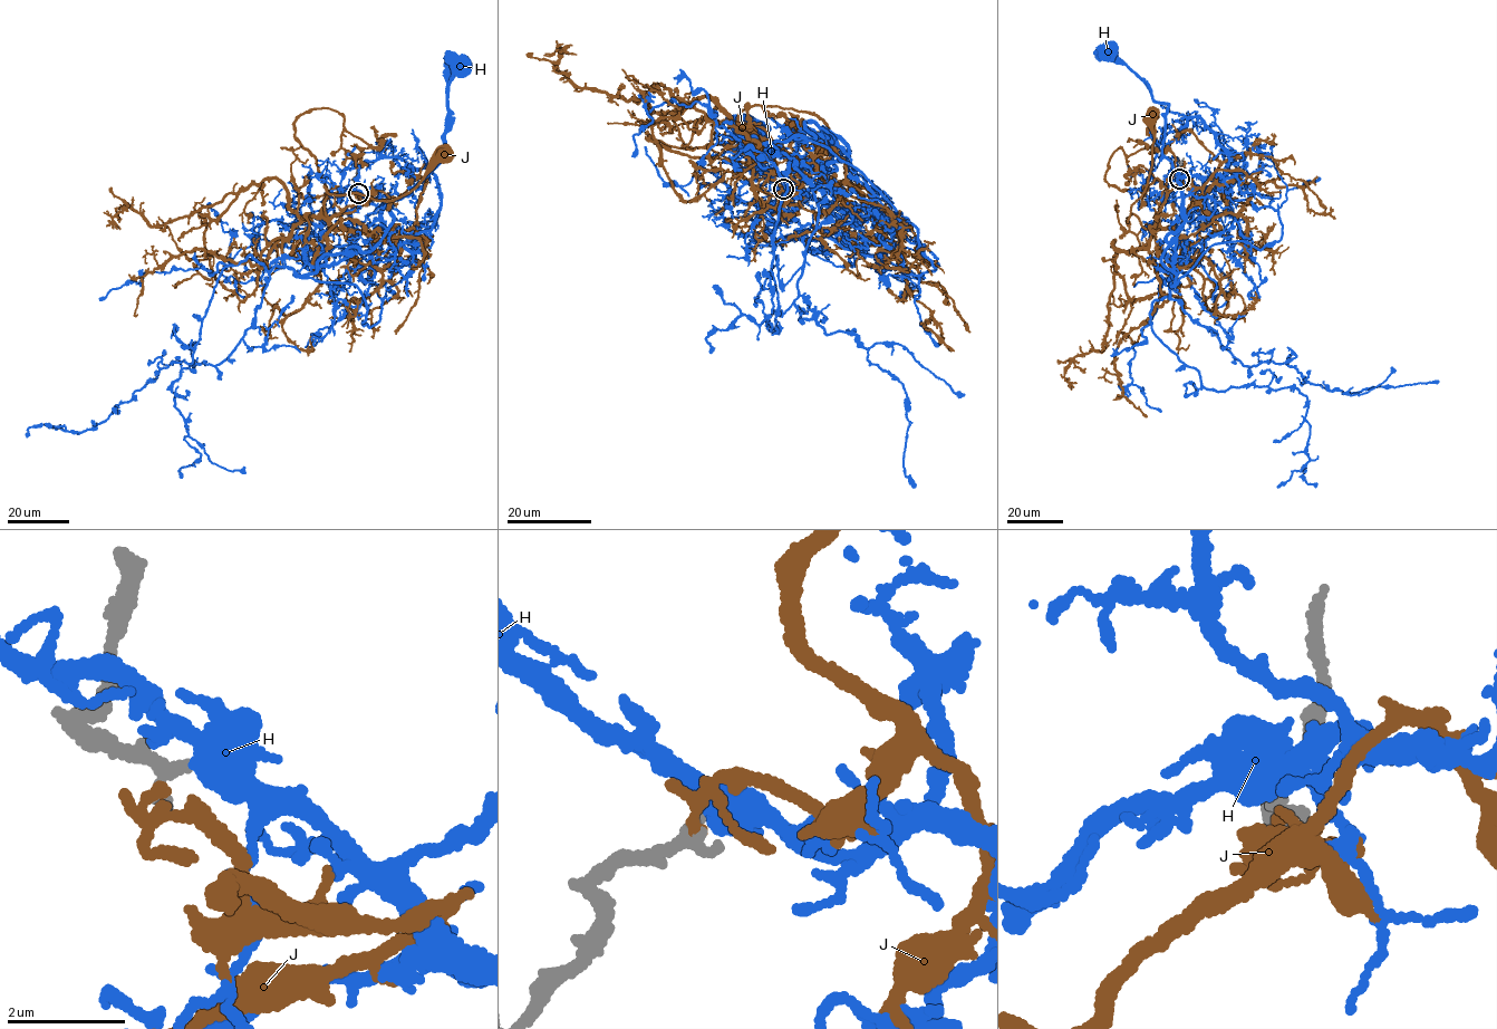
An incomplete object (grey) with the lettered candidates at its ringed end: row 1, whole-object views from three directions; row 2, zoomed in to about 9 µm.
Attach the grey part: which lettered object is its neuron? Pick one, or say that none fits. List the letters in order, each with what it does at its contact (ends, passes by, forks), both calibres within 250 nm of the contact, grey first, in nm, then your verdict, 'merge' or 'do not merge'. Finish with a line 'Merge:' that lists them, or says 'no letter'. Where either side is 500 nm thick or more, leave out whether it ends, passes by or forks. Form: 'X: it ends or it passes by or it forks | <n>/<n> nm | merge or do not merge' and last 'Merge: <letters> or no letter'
H: it forks | 180/360 nm | merge
J: it forks | 180/100 nm | do not merge
Merge: H

